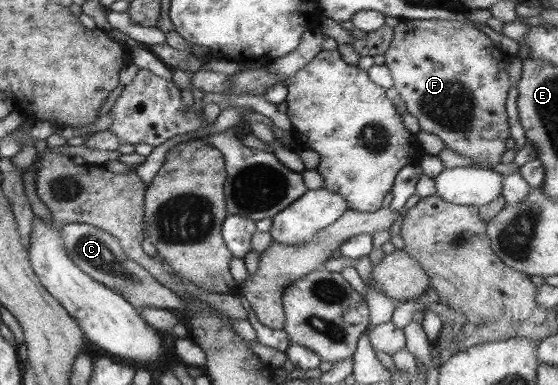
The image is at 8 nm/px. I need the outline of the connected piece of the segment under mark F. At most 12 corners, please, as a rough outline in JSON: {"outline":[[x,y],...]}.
{"outline":[[401,19],[383,55],[419,130],[502,162],[506,58],[470,21]]}

